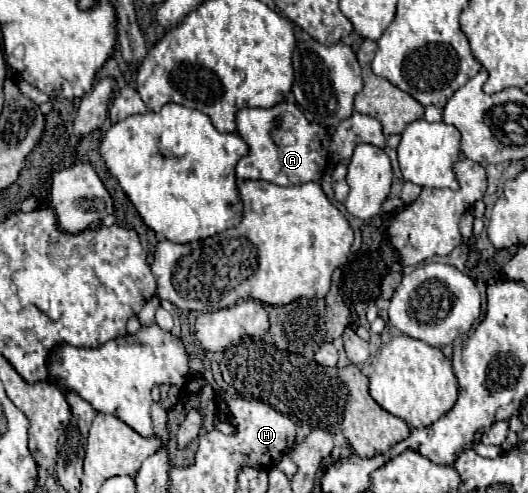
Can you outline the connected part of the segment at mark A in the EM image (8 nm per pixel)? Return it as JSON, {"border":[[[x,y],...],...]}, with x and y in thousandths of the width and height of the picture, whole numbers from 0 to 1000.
{"border":[[[559,207],[517,219],[460,219],[445,235],[449,272],[472,292],[472,312],[449,329],[453,365],[502,365],[525,377],[604,369],[619,337],[623,272],[604,252],[581,247]]]}

